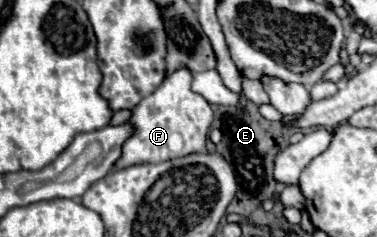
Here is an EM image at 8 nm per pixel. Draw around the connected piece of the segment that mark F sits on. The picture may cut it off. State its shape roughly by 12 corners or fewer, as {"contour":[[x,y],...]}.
{"contour":[[190,70],[134,108],[116,170],[206,150],[212,108]]}

